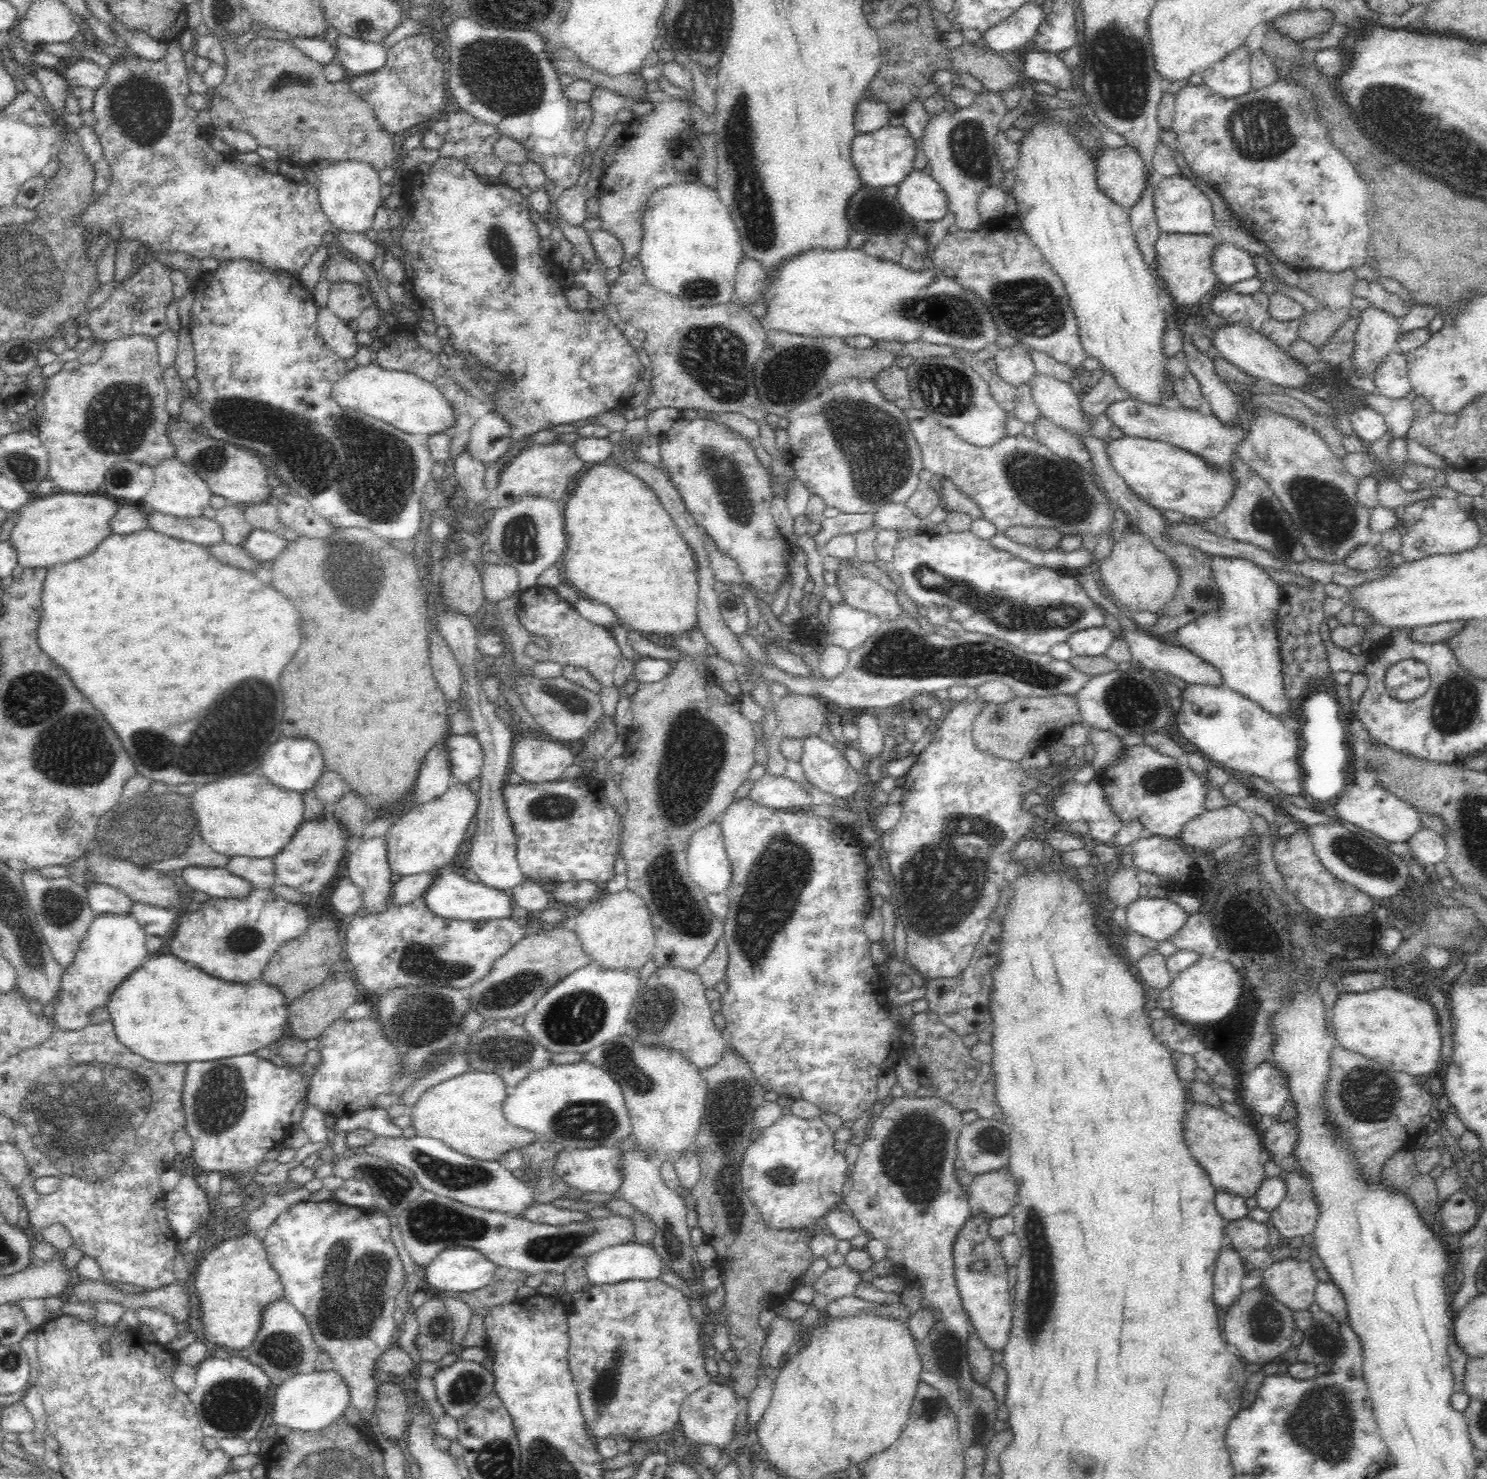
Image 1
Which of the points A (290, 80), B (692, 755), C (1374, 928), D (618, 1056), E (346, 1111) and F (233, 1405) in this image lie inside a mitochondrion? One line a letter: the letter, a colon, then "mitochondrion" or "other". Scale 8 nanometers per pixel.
A: mitochondrion
B: mitochondrion
C: other
D: mitochondrion
E: other
F: mitochondrion

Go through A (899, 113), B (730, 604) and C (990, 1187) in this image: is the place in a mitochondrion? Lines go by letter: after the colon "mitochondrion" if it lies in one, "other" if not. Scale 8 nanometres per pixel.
A: other
B: other
C: other

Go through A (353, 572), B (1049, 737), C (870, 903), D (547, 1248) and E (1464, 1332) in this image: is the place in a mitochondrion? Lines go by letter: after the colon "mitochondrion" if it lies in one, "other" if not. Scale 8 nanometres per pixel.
A: mitochondrion
B: other
C: other
D: mitochondrion
E: other

